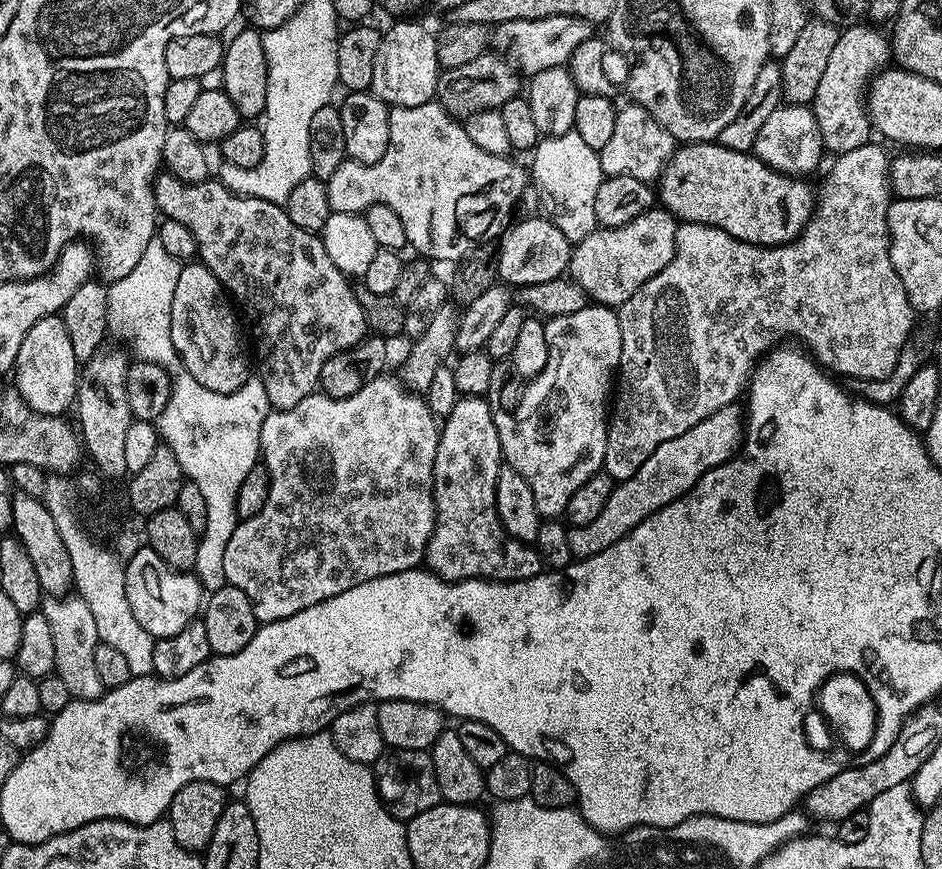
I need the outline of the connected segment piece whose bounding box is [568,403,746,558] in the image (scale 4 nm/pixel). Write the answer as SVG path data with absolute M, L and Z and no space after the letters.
M739 403L722 406L722 410L714 410L710 418L702 418L698 426L690 426L686 434L678 434L678 438L670 438L670 442L662 442L642 466L630 478L619 481L610 494L610 502L602 506L602 514L594 518L594 522L577 524L568 528L568 541L573 557L583 558L602 554L606 546L614 546L634 526L638 526L650 514L662 510L662 506L670 506L680 496L692 491L695 484L710 470L722 466L733 456L746 435L746 416Z

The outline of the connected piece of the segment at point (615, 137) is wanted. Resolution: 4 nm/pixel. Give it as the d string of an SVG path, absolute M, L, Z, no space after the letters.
M631 102L625 104L625 108L621 107L616 113L614 130L611 132L610 139L606 141L606 146L598 149L604 175L638 178L645 182L659 181L661 174L664 173L665 166L668 164L668 159L676 153L678 141L641 104L633 104Z

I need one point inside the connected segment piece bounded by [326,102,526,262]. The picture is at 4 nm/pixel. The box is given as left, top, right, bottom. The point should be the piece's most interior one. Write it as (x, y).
(444, 187)

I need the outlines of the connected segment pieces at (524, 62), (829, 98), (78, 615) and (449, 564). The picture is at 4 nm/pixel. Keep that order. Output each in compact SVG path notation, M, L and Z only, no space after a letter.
M551 16L495 25L490 40L497 53L503 54L521 73L525 72L531 77L542 70L565 67L570 54L593 36L593 25L587 20L573 16Z
M861 22L841 31L810 105L825 149L832 154L858 150L858 146L869 143L871 136L868 135L874 132L872 120L868 116L868 85L878 73L889 67L893 55L889 33L879 32L871 26L876 27Z
M77 594L49 596L42 605L42 611L46 614L46 622L50 622L54 638L55 675L60 676L63 684L70 689L73 700L97 700L106 689L94 667L94 650L101 641L89 606Z
M460 396L454 410L443 417L440 441L434 458L434 502L436 525L424 551L427 571L444 580L525 580L542 570L540 555L532 544L515 540L502 526L496 509L496 483L502 467L500 439L487 399L483 396Z

